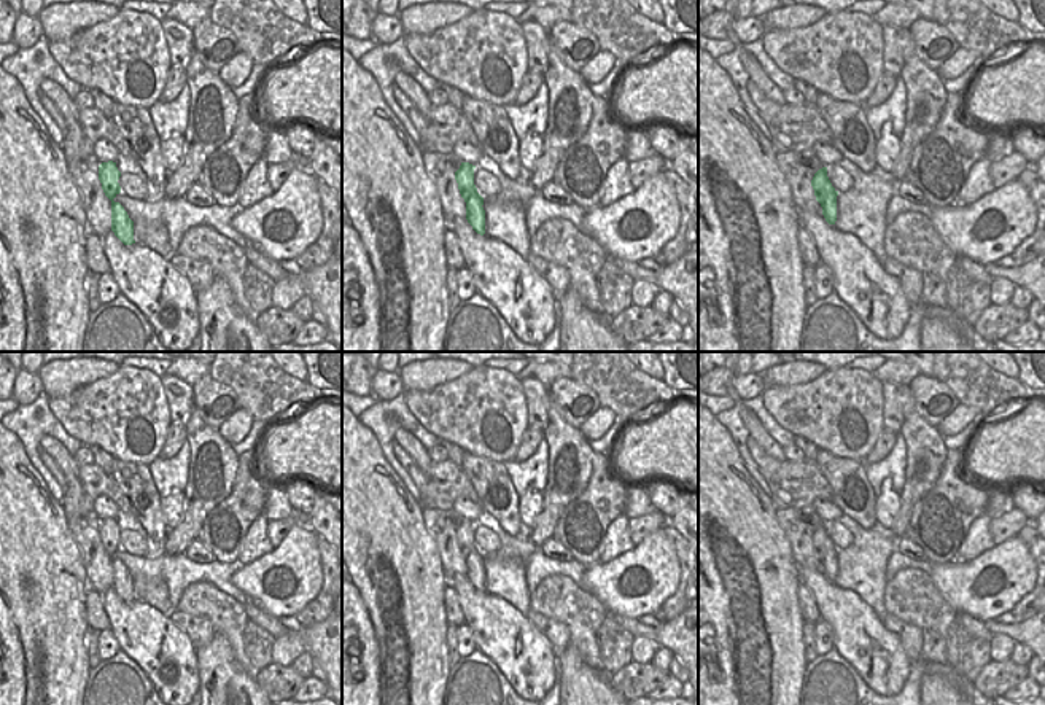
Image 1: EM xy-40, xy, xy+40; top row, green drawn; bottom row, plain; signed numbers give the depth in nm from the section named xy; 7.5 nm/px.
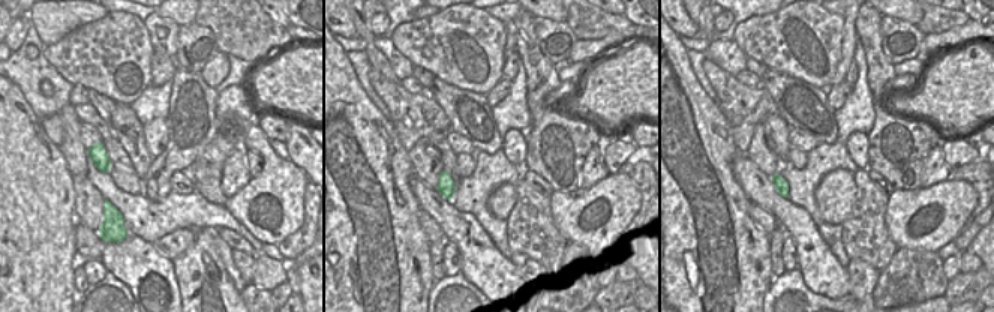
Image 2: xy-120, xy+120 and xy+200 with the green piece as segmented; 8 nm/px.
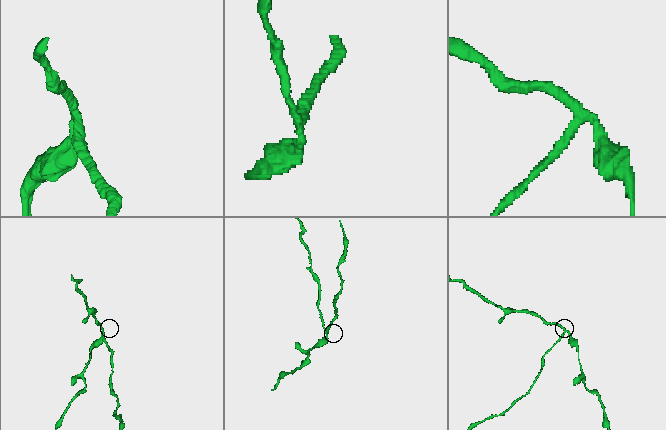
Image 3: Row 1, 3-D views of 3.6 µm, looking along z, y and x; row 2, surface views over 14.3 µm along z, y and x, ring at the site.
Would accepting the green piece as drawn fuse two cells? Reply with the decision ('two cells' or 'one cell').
two cells

